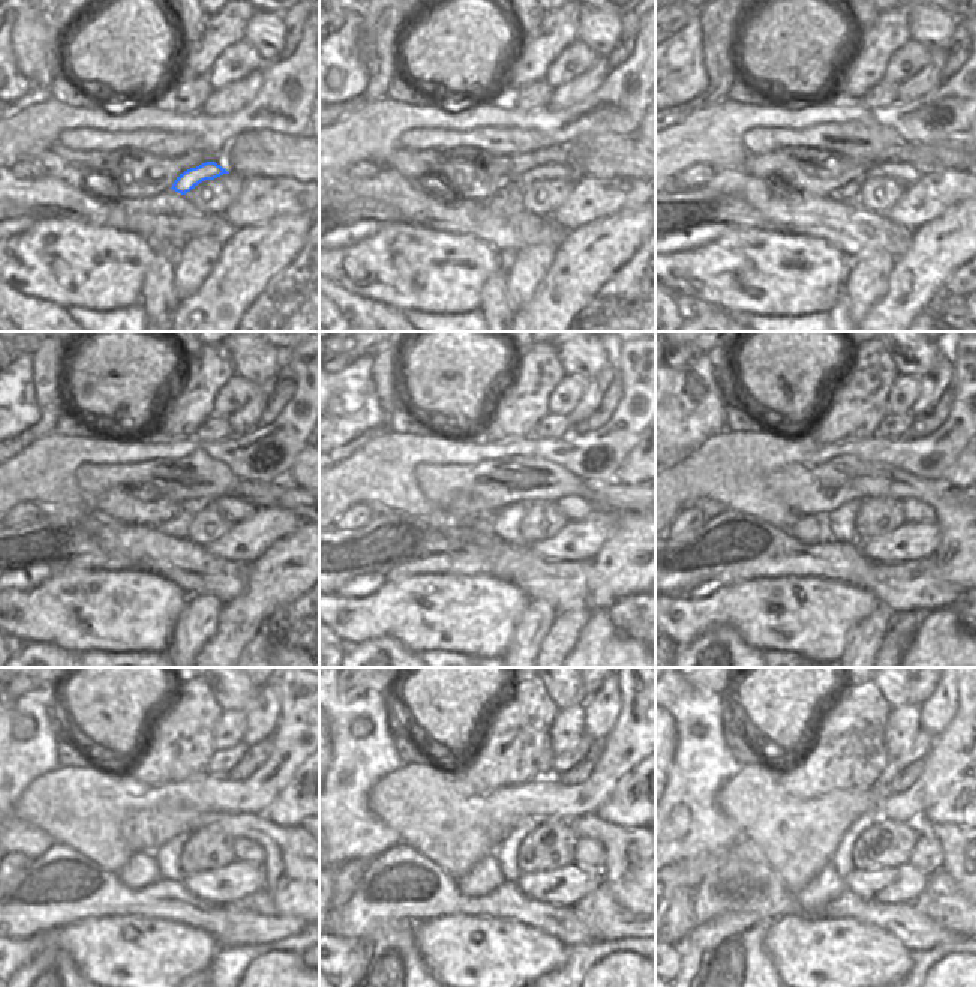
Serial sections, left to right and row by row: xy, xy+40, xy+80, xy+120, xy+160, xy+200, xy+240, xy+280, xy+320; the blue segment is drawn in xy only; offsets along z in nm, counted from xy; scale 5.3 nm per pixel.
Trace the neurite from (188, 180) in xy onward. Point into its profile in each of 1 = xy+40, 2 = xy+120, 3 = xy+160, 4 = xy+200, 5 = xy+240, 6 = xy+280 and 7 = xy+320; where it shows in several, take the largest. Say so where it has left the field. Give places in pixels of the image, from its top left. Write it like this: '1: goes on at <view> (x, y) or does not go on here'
1: goes on at xy+40 (541, 171)
2: goes on at xy+120 (239, 510)
3: goes on at xy+160 (574, 509)
4: goes on at xy+200 (913, 510)
5: goes on at xy+240 (245, 849)
6: goes on at xy+280 (588, 852)
7: goes on at xy+320 (927, 855)

